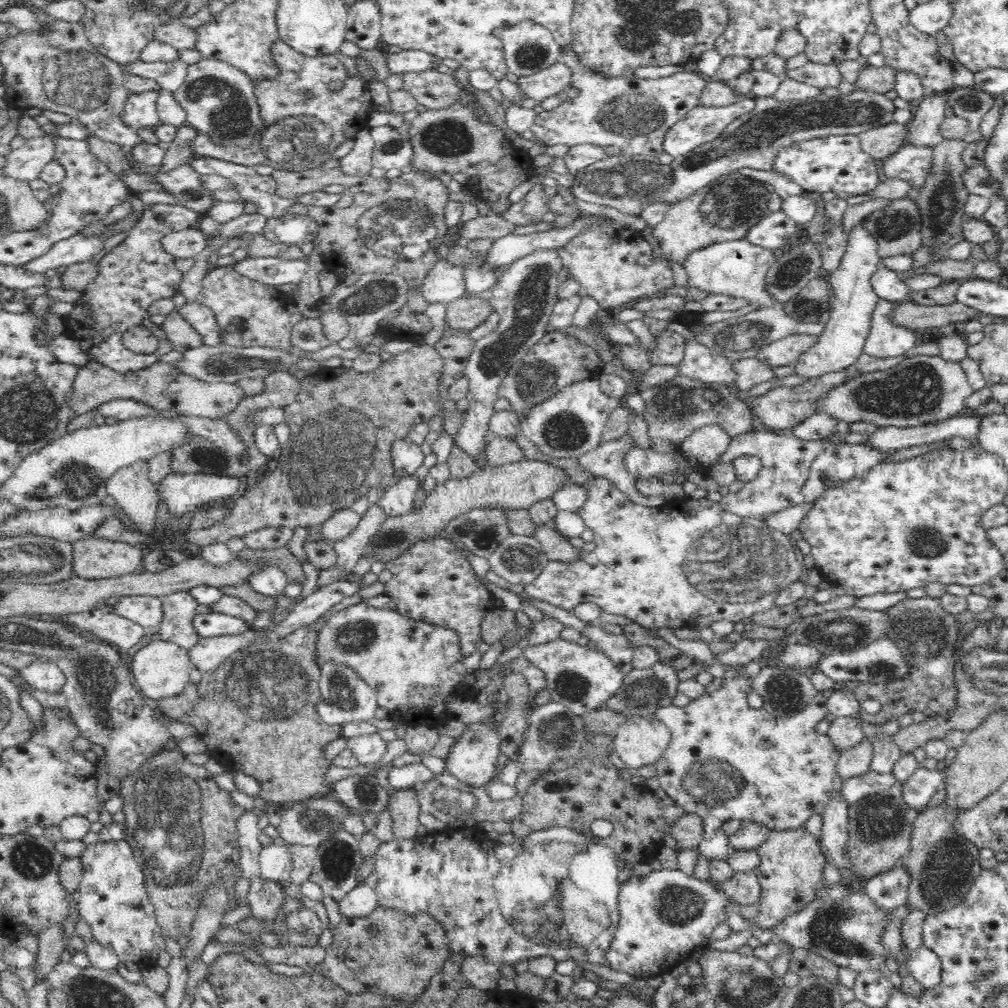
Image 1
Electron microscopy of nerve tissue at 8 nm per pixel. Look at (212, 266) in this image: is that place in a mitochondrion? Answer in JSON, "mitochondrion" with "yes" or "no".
{"mitochondrion":"no"}

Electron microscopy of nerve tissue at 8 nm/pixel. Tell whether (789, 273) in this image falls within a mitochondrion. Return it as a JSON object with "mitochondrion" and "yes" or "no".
{"mitochondrion":"yes"}

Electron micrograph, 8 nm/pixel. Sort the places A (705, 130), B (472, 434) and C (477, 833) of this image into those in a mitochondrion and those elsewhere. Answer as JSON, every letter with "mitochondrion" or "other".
{"A":"mitochondrion","B":"other","C":"other"}

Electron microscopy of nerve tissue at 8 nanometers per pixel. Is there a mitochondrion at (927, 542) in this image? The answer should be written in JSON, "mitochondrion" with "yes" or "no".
{"mitochondrion":"yes"}

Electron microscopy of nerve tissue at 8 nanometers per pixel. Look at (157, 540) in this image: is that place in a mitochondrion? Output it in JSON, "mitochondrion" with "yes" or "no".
{"mitochondrion":"no"}

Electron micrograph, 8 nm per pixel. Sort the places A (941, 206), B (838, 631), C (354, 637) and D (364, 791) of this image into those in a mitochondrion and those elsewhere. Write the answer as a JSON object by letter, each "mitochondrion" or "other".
{"A":"mitochondrion","B":"mitochondrion","C":"mitochondrion","D":"mitochondrion"}

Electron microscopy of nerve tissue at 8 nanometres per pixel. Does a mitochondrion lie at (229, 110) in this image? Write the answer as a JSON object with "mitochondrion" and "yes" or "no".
{"mitochondrion":"yes"}

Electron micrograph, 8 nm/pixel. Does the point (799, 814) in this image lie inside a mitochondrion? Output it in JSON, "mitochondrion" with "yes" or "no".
{"mitochondrion":"no"}

